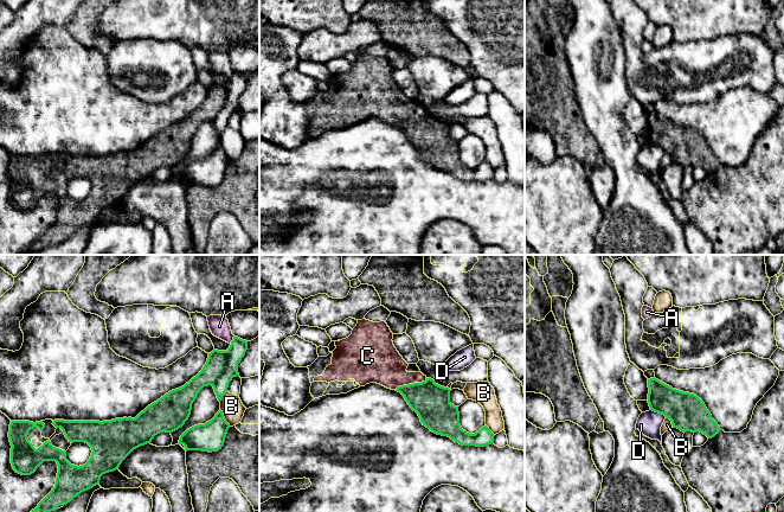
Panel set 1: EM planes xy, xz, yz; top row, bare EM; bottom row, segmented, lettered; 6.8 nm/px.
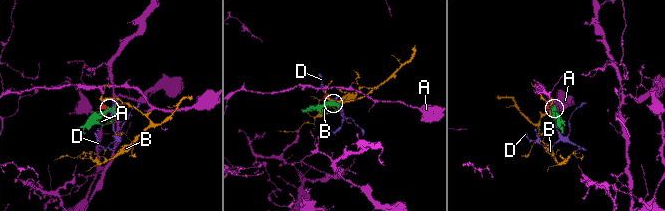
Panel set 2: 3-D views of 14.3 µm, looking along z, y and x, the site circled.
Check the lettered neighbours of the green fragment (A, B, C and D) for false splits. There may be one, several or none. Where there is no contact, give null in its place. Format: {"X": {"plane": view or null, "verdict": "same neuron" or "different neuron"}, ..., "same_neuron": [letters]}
{"A": {"plane": "xy", "verdict": "different neuron"}, "B": {"plane": "xy", "verdict": "different neuron"}, "C": {"plane": "xz", "verdict": "same neuron"}, "D": {"plane": "yz", "verdict": "different neuron"}, "same_neuron": ["C"]}

